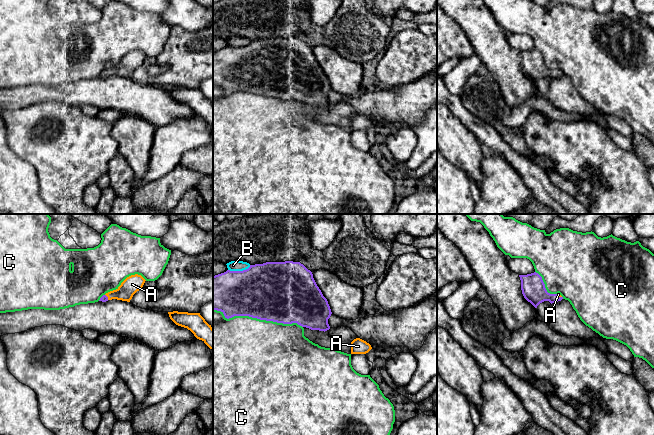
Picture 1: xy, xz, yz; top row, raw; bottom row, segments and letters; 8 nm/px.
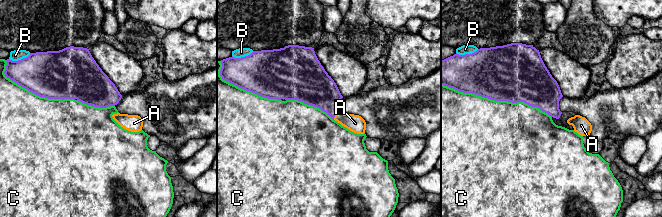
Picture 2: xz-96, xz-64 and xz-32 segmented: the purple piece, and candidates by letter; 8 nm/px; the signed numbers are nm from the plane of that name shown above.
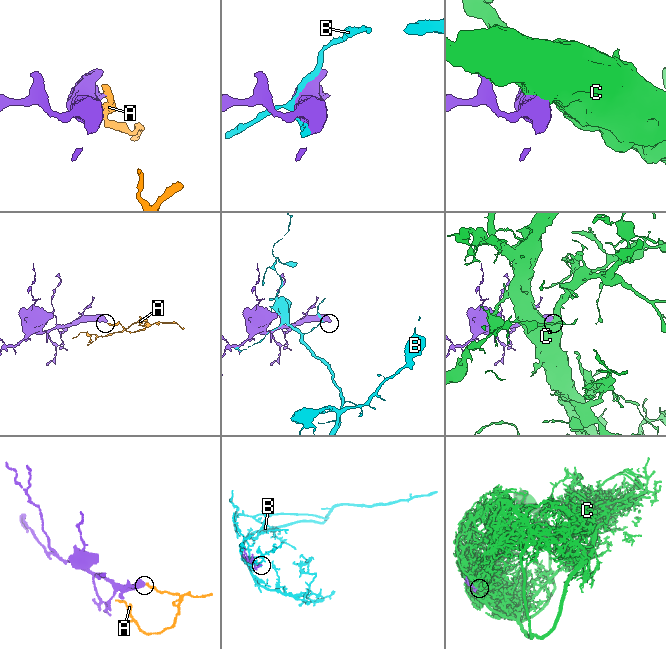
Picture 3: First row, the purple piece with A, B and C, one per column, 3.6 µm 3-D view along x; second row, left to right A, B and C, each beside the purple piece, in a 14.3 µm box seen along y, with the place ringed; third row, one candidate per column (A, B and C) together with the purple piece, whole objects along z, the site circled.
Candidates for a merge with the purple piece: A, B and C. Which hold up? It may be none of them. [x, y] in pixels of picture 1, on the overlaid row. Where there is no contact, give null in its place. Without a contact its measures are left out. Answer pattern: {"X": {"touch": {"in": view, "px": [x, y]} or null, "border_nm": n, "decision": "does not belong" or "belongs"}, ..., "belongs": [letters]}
{"A": {"touch": {"in": "xy", "px": [107, 297]}, "border_nm": 50, "decision": "belongs"}, "B": {"touch": {"in": "xz", "px": [239, 271]}, "border_nm": 190, "decision": "does not belong"}, "C": {"touch": {"in": "xz", "px": [258, 318]}, "border_nm": 750, "decision": "does not belong"}, "belongs": ["A"]}

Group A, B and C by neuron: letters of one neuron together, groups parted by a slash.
A / B / C

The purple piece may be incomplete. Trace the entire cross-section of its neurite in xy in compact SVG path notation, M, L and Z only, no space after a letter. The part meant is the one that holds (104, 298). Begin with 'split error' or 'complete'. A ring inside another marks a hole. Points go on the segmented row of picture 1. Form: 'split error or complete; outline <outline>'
split error; outline M131 275L127 277L116 290L106 293L99 301L106 302L117 299L130 302L133 295L143 287L145 281L141 275Z

